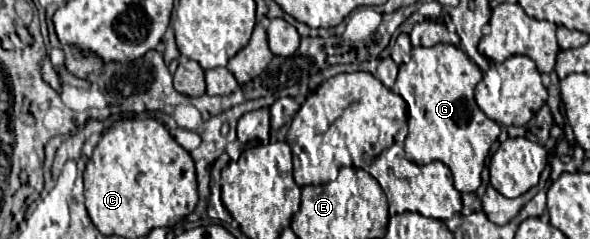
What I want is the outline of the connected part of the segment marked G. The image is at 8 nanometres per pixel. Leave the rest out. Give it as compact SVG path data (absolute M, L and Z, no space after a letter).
M439 43L435 47L415 47L411 61L399 67L393 85L393 93L401 95L407 103L409 133L404 142L407 159L417 165L431 161L445 163L455 177L455 189L461 193L477 191L489 149L501 133L501 127L473 99L473 89L481 77L481 69L471 63L465 51Z

